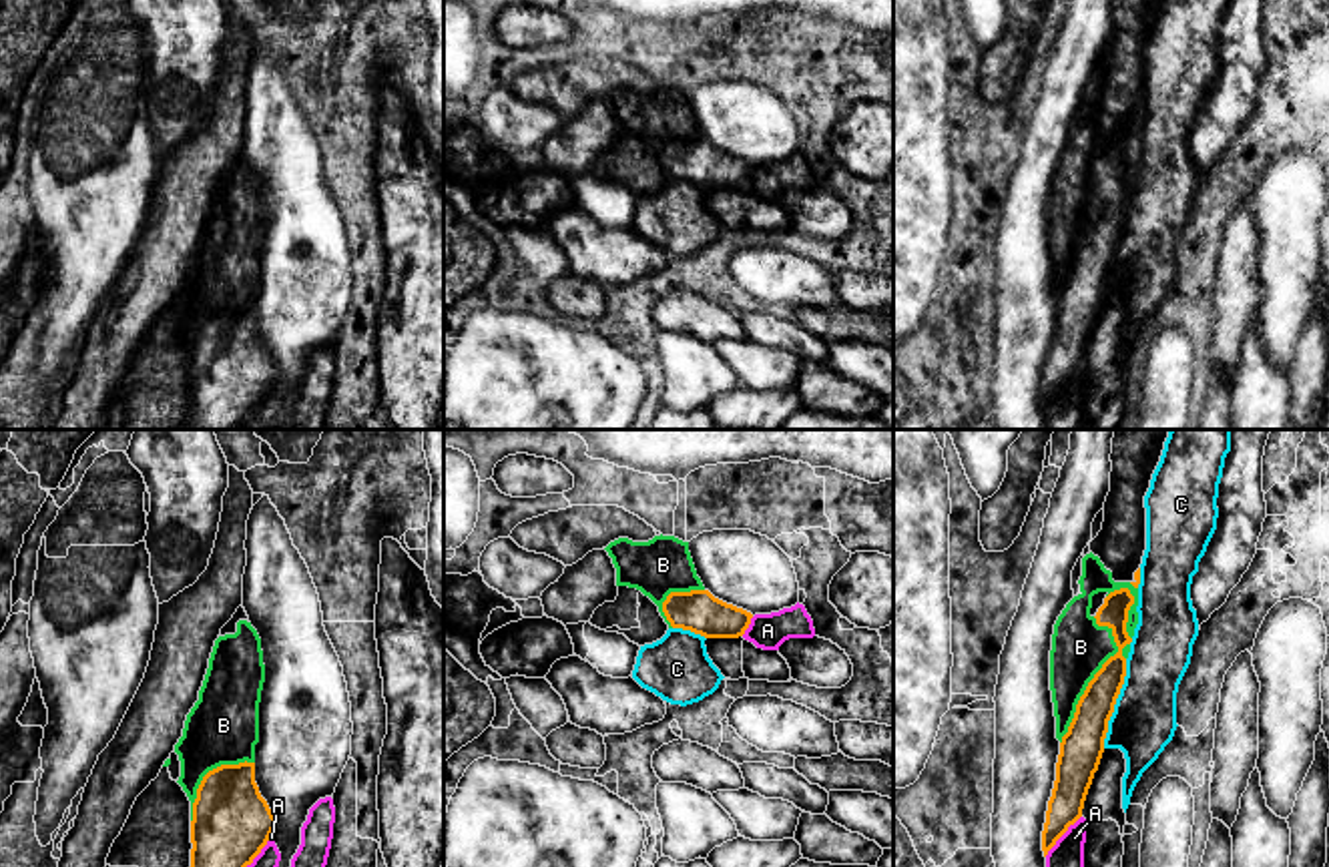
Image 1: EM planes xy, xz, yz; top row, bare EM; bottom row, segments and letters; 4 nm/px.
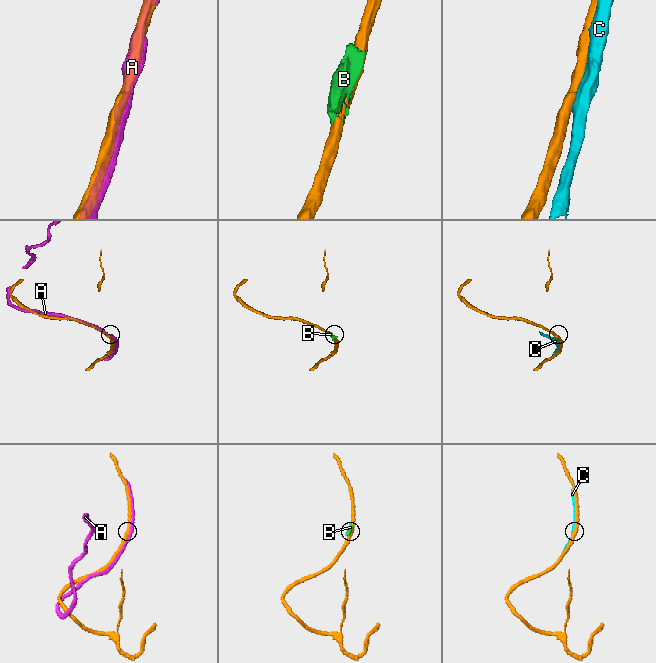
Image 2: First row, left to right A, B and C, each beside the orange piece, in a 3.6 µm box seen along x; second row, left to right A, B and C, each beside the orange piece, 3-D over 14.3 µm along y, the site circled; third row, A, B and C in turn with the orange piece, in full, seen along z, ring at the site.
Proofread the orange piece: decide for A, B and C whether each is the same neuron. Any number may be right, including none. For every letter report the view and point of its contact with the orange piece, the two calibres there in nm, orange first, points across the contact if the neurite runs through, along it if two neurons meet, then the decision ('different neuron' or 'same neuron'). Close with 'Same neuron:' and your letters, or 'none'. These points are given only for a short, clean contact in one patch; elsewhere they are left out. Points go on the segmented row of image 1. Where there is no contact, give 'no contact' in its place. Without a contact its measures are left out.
A: yz (1062, 833) | 150/130 nm | different neuron
B: yz (1095, 677) | 150/220 nm | different neuron
C: yz (1115, 703) | 170/260 nm | different neuron
Same neuron: none

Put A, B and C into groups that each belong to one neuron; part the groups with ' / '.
A / B / C

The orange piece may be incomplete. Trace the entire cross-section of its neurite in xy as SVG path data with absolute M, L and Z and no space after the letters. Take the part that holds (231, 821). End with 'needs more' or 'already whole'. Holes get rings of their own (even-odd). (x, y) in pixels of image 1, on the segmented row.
M255 763L221 765L197 789L191 867L247 867L273 829L275 817L255 783Z; already whole

